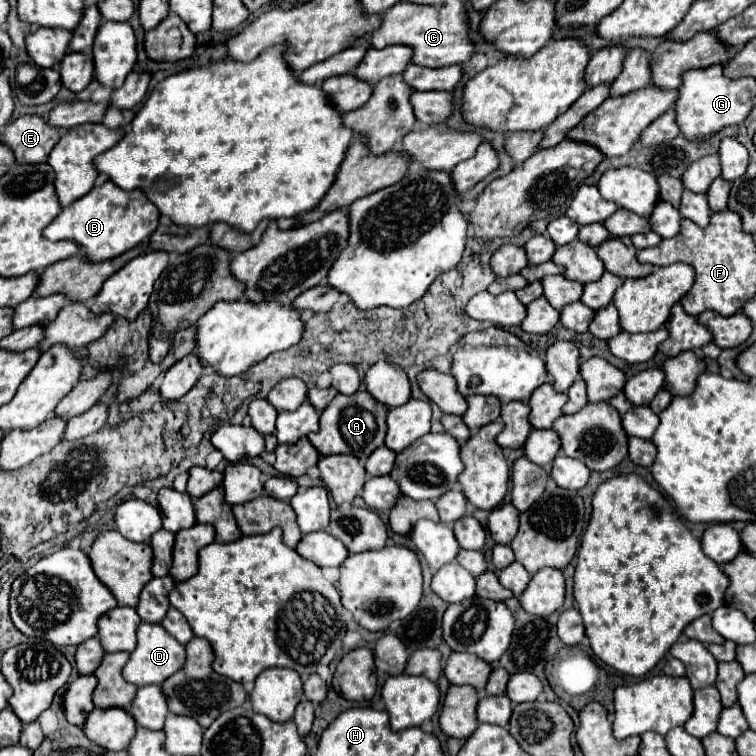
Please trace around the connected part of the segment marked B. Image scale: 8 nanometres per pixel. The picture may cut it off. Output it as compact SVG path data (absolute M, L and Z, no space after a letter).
M104 182L102 186L92 188L86 196L78 198L74 204L62 208L42 236L46 236L50 242L76 242L82 246L84 258L88 262L106 262L144 244L156 230L158 218L158 208L154 208L154 204L150 204L142 192L122 192L116 184Z

